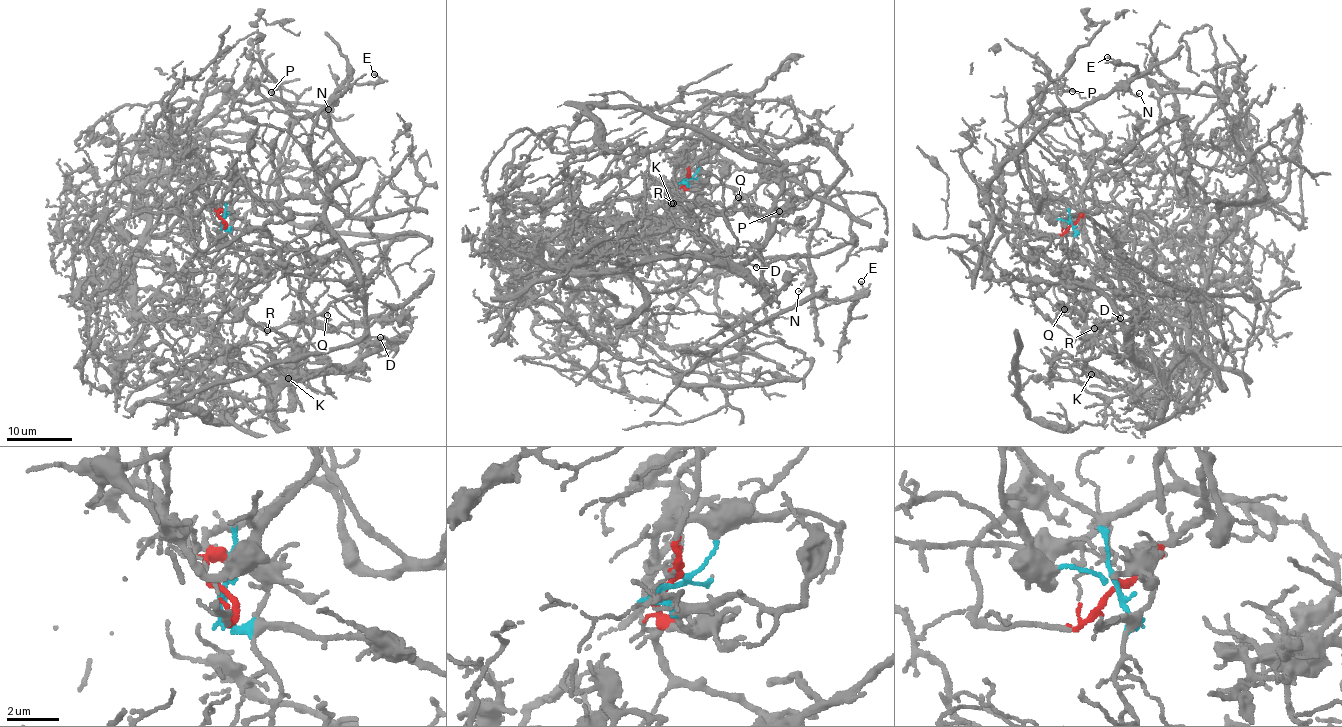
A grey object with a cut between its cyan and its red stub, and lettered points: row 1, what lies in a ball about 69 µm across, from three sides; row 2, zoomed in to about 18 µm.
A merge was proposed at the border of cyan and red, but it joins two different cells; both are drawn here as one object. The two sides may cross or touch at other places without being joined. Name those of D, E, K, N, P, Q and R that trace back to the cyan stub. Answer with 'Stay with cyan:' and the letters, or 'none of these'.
Stay with cyan: D, K, Q, R

